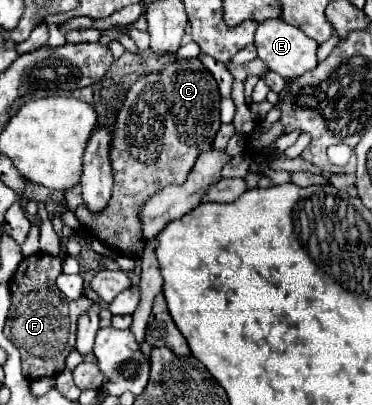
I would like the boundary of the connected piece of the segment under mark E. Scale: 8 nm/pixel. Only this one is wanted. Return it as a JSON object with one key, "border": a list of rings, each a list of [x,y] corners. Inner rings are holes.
{"border":[[[279,18],[265,20],[259,24],[259,28],[255,32],[255,46],[257,46],[259,58],[267,64],[267,68],[271,72],[277,72],[285,80],[295,78],[295,76],[303,76],[305,72],[315,70],[319,64],[317,62],[319,44],[315,40],[311,40],[307,34],[303,34],[301,28],[295,28],[295,26],[279,20]]]}

